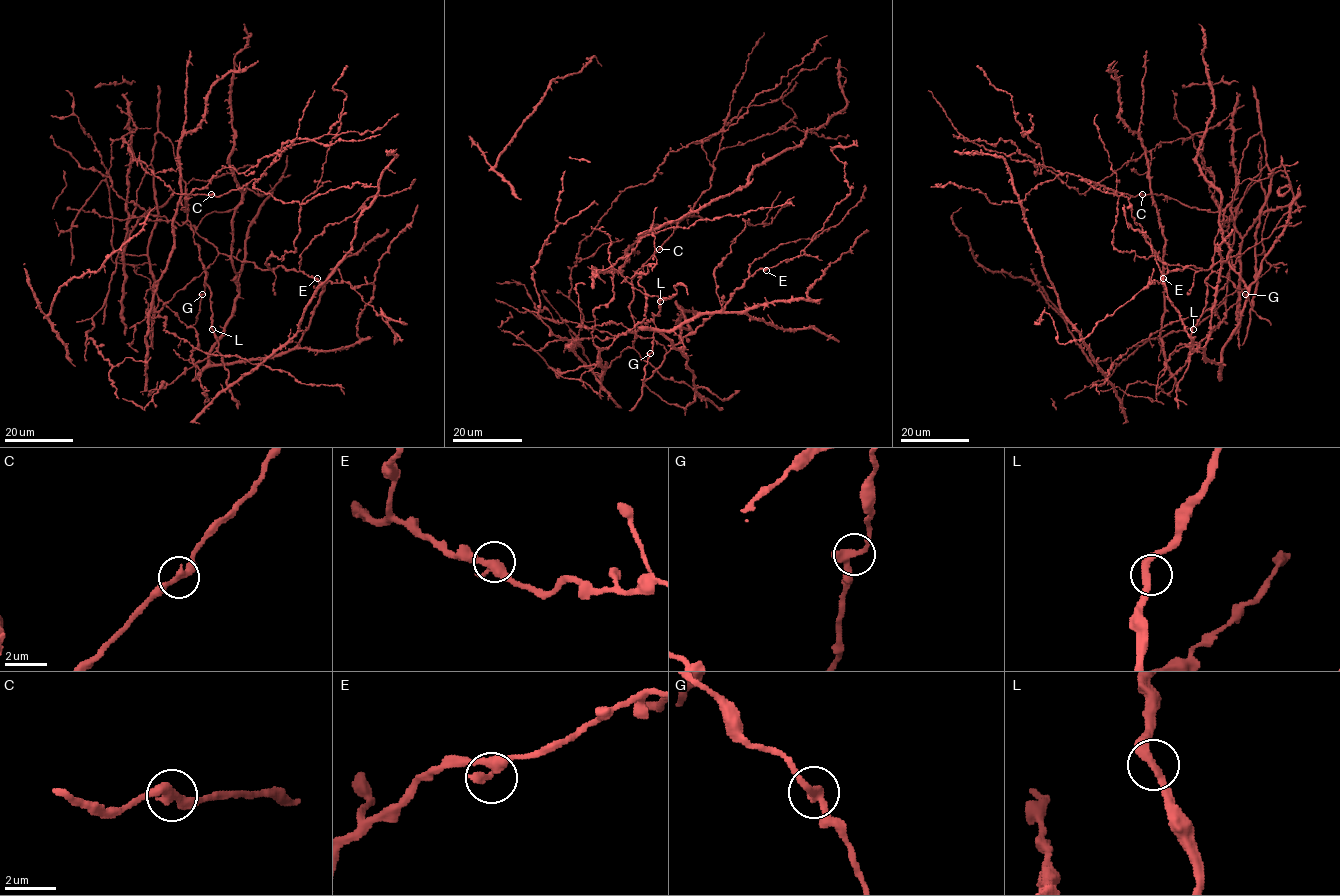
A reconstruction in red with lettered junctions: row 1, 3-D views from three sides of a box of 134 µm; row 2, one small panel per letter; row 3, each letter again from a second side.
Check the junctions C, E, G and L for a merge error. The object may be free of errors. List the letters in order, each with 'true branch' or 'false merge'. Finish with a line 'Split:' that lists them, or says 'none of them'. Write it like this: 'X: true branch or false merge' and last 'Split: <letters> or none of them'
C: true branch
E: true branch
G: true branch
L: true branch
Split: none of them

